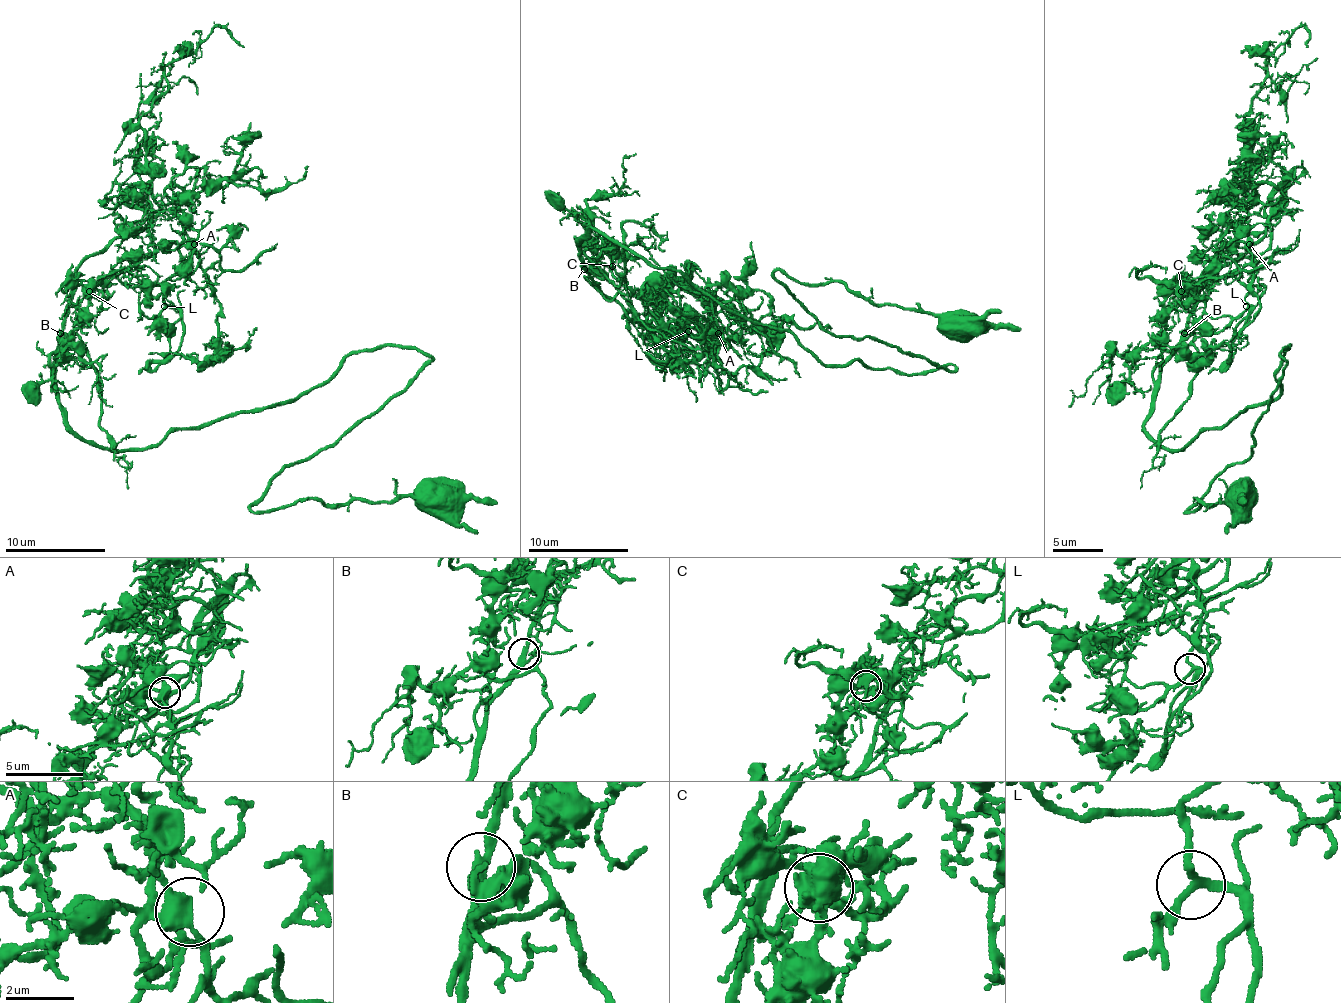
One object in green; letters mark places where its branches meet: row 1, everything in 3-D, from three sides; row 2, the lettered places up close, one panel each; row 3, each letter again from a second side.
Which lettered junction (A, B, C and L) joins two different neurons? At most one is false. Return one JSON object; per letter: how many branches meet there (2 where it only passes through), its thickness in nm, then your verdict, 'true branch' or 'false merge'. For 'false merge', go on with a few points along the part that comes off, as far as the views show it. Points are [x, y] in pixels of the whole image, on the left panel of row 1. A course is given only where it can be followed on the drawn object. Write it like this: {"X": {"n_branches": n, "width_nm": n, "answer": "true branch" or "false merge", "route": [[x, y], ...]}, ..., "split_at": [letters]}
{"A": {"n_branches": 3, "width_nm": 340, "answer": "true branch"}, "B": {"n_branches": 3, "width_nm": 240, "answer": "true branch"}, "C": {"n_branches": 3, "width_nm": 240, "answer": "true branch"}, "L": {"n_branches": 3, "width_nm": 180, "answer": "true branch"}, "split_at": []}

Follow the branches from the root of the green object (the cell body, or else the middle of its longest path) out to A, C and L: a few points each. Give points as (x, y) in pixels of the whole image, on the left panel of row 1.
A: (436, 503), (250, 510), (431, 359), (395, 344), (146, 450), (68, 425), (73, 271), (106, 244), (194, 244)
C: (436, 503), (250, 510), (431, 359), (395, 344), (146, 450), (86, 442), (61, 407), (56, 354), (89, 291)
L: (436, 503), (250, 510), (431, 359), (395, 344), (86, 442), (71, 314), (106, 276), (164, 306)

